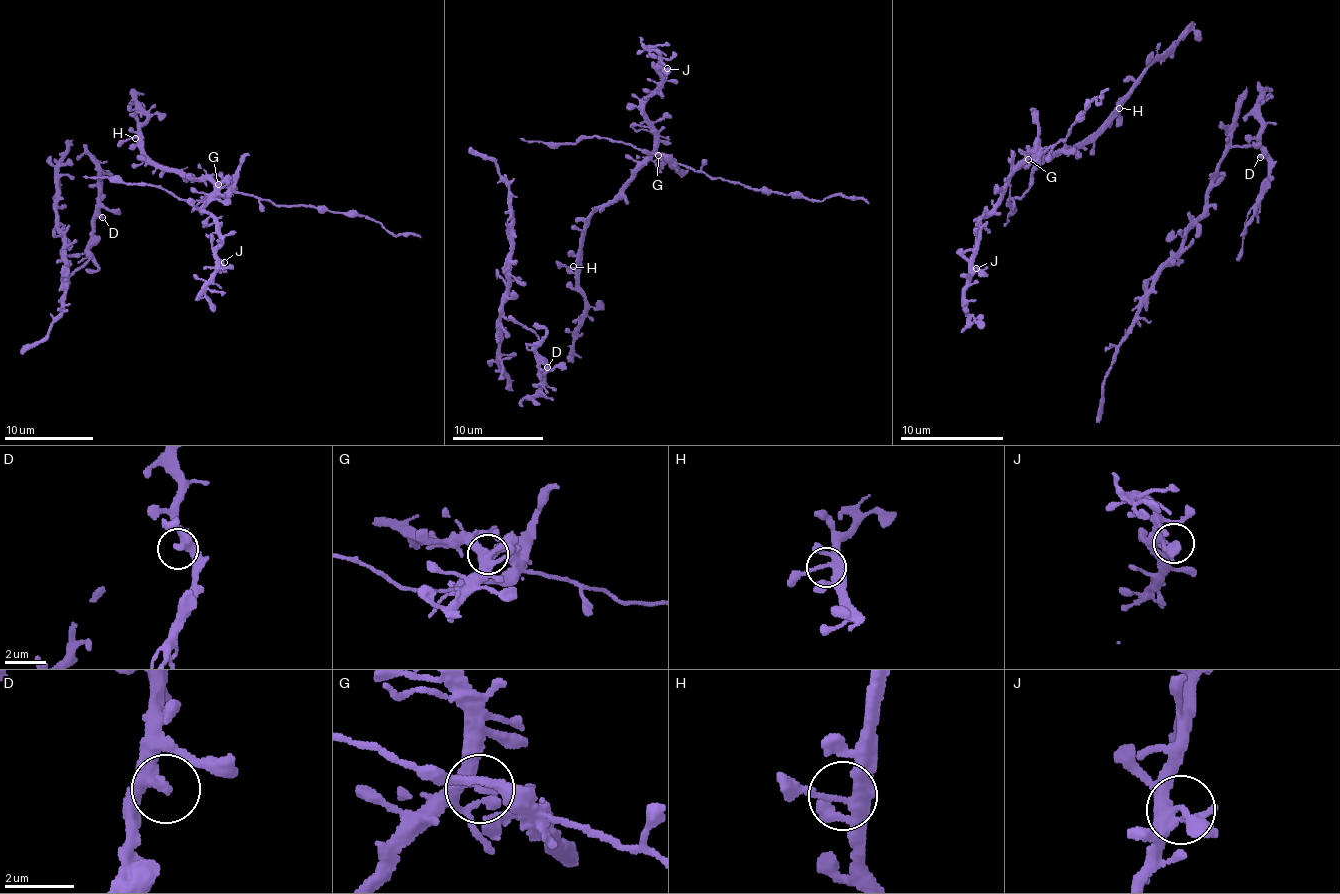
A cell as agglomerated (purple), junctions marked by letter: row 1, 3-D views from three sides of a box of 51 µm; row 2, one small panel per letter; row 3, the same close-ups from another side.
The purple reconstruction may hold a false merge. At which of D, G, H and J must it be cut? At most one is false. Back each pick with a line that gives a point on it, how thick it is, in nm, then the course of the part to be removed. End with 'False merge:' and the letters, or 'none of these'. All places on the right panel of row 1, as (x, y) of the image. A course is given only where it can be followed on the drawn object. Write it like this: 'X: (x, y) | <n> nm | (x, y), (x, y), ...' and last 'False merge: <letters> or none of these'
G: (1028, 159) | 280 nm | (1028, 160), (1028, 154), (1042, 153), (1065, 139), (1094, 96), (1100, 103), (1102, 91), (1110, 88)
False merge: G

